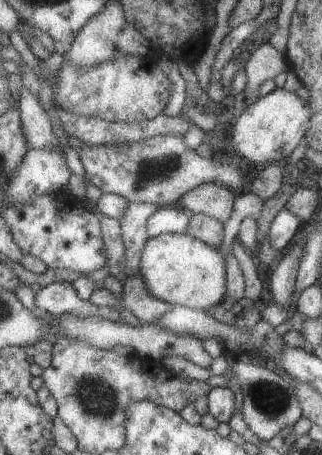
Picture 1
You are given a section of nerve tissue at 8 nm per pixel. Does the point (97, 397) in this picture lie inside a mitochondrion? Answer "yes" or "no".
yes

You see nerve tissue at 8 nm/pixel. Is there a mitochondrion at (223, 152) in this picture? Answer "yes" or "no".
no

